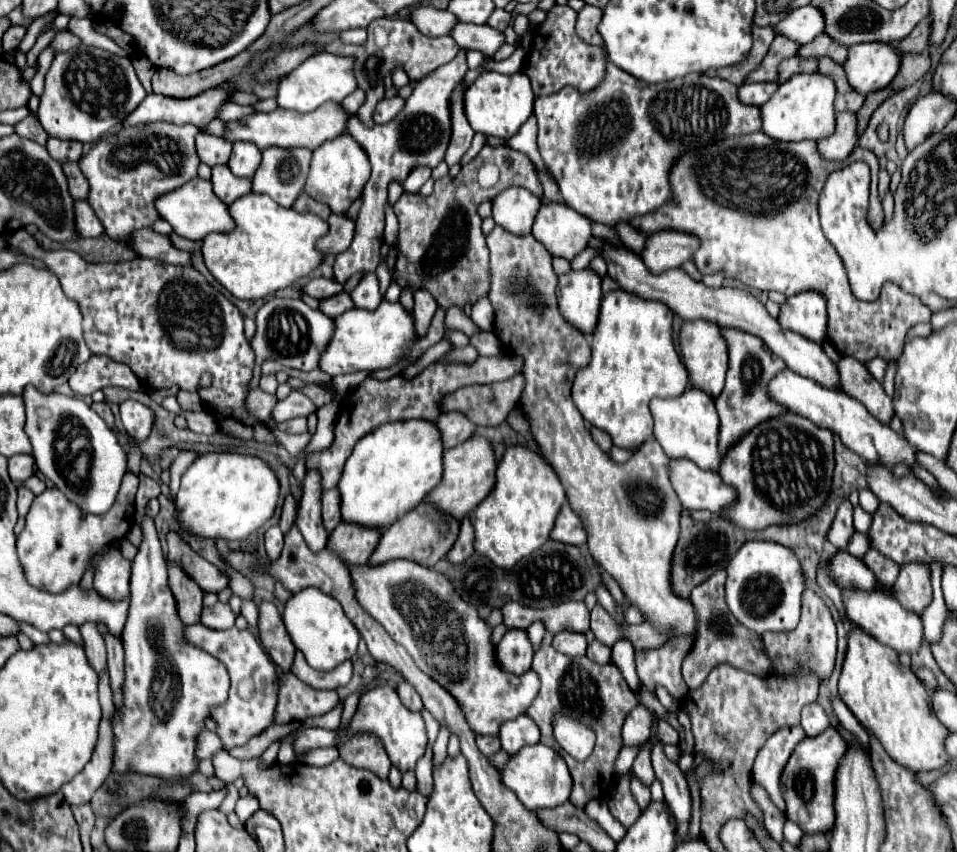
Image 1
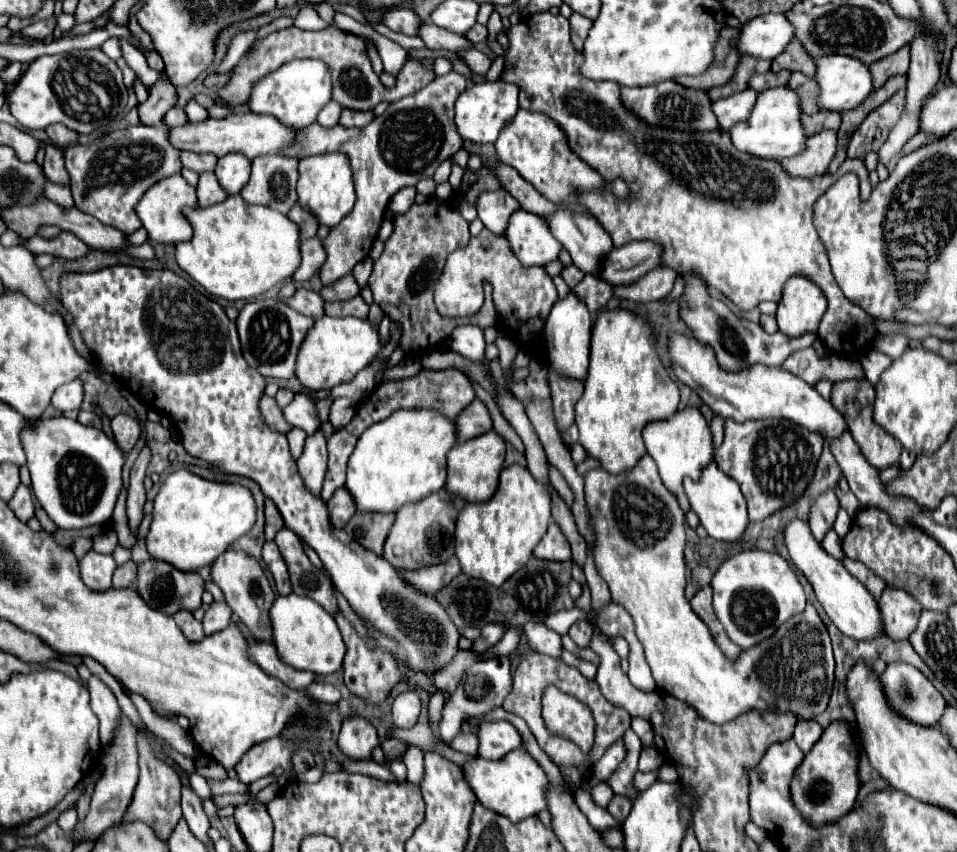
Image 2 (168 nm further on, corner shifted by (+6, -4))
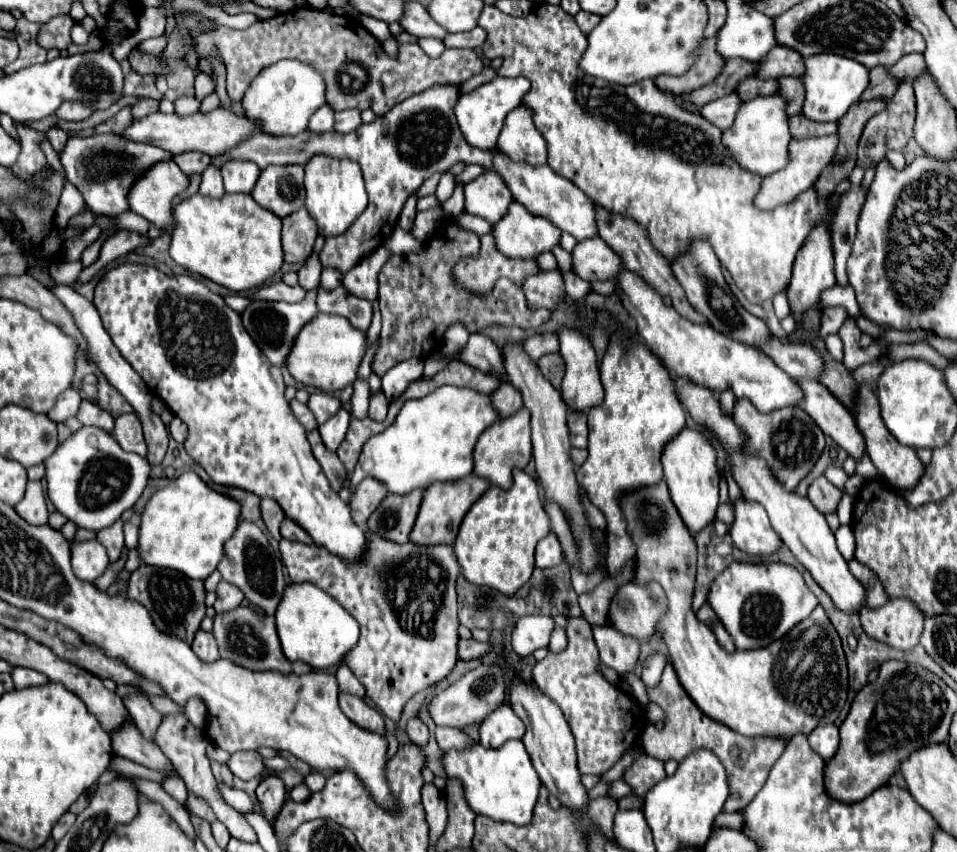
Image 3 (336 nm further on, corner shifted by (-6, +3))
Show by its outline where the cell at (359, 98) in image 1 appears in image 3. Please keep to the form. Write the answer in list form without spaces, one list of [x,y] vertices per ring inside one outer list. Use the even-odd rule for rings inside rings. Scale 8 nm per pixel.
[[[324,105],[322,109],[318,109],[318,111],[312,115],[308,129],[310,129],[310,131],[320,131],[320,133],[332,131],[332,129],[334,129],[334,109],[328,107],[328,105]]]

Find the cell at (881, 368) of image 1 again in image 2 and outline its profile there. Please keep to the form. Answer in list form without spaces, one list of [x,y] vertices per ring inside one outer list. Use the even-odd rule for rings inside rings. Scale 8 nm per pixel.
[[[804,348],[788,356],[782,364],[784,370],[792,372],[794,376],[800,376],[806,384],[816,386],[820,380],[852,380],[852,378],[864,378],[862,366],[858,362],[848,362],[838,356],[826,356],[820,358],[814,348]],[[860,374],[860,376],[858,376]]]

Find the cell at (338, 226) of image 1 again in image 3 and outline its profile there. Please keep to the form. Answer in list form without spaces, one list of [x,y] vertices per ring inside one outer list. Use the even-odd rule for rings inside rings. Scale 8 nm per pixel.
[[[312,253],[308,259],[306,259],[306,263],[300,267],[300,271],[298,271],[298,281],[300,281],[300,285],[304,287],[304,289],[314,289],[314,287],[318,287],[318,283],[320,283],[320,271],[322,271],[322,263],[320,263],[320,257],[318,257],[318,253]]]

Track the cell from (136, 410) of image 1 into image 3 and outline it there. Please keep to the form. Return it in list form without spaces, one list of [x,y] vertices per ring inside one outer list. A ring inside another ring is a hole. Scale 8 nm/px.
[[[124,413],[116,419],[116,427],[114,427],[114,439],[120,443],[120,447],[124,451],[132,451],[138,455],[146,455],[146,443],[144,443],[144,435],[142,435],[142,425],[136,413]]]

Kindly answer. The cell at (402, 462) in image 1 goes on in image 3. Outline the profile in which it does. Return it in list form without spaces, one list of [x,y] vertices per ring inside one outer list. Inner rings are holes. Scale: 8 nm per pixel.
[[[440,387],[426,397],[406,401],[396,421],[364,445],[350,479],[350,493],[367,477],[384,483],[396,495],[426,489],[436,481],[462,479],[472,473],[472,451],[480,433],[494,421],[496,411],[490,407],[490,397],[470,389]]]

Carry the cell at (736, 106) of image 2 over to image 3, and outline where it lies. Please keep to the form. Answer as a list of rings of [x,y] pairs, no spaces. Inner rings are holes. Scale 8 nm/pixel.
[[[730,93],[728,97],[720,97],[716,101],[710,101],[700,109],[700,115],[712,121],[720,129],[728,129],[734,123],[734,117],[742,105],[742,99],[736,97],[736,93]]]

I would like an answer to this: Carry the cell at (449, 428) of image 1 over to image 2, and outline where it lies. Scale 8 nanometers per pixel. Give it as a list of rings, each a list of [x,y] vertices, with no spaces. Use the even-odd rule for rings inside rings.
[[[474,400],[460,416],[456,418],[456,430],[458,430],[458,442],[466,442],[470,438],[476,438],[492,428],[492,418],[482,400]]]

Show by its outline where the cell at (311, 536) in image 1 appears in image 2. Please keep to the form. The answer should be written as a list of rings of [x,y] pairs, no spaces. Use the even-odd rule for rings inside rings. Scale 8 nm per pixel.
[[[318,428],[312,436],[306,438],[304,452],[298,458],[298,462],[296,462],[306,488],[310,492],[314,492],[314,496],[320,496],[320,488],[322,488],[324,474],[326,474],[326,460],[328,460],[326,436]]]

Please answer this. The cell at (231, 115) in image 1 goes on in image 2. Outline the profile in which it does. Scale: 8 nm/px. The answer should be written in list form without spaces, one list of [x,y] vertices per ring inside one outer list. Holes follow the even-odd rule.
[[[188,100],[188,104],[184,106],[184,112],[190,122],[202,122],[208,118],[208,112],[196,100]]]

